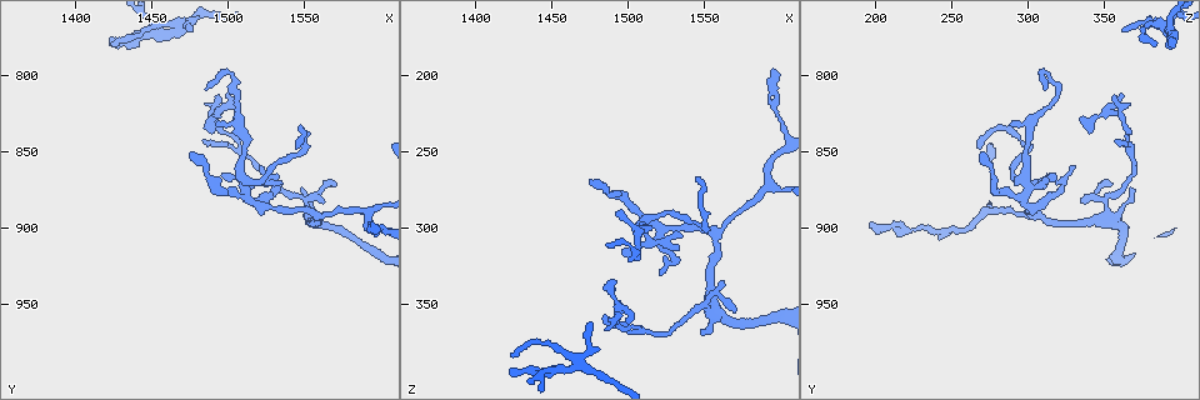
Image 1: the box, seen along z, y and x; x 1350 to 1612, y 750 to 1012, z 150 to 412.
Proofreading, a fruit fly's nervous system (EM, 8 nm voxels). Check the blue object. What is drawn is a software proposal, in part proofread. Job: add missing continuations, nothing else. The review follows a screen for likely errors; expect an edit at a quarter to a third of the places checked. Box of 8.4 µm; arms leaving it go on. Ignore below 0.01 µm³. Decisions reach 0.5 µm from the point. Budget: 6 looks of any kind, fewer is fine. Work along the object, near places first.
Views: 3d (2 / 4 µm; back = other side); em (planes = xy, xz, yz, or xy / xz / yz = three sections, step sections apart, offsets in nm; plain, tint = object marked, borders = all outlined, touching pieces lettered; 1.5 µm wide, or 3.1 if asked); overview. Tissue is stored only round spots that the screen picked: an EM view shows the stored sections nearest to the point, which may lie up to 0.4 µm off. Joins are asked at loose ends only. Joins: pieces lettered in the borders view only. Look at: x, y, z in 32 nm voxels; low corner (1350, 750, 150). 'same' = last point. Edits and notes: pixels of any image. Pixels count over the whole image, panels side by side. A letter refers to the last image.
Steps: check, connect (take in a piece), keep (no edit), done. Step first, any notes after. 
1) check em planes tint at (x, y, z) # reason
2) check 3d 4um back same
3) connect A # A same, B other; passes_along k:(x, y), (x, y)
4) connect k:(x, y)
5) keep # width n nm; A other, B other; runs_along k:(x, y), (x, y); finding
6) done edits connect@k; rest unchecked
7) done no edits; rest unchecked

check em planes borders at (1498, 812, 364) # tapers out

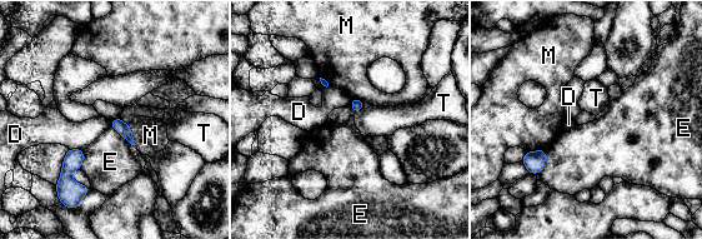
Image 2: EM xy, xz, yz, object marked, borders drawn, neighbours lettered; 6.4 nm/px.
keep # width 80 nm; D other, E other, M other, T other; border 2:(110, 125), (135, 148); no lettered piece goes on from it

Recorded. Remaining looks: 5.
check 3d 2um at (1536, 870, 306) # branch stops here

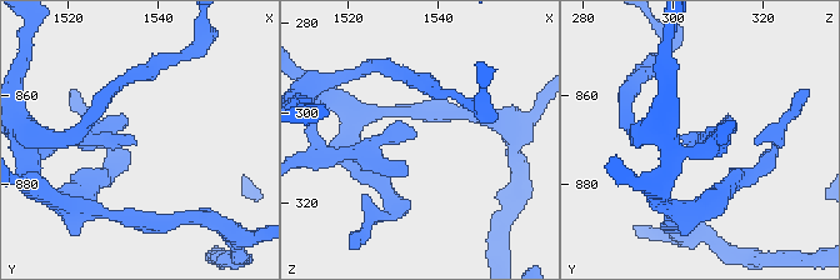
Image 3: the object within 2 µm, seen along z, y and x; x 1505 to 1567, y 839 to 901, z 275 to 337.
check em planes borders at (1535, 870, 305) # now the EM

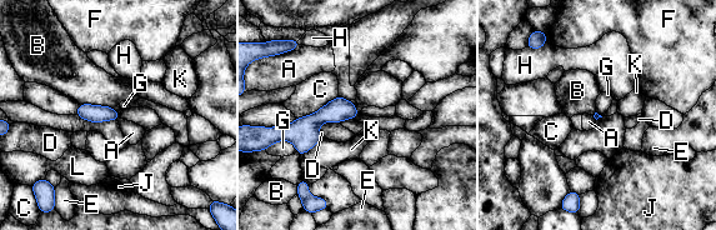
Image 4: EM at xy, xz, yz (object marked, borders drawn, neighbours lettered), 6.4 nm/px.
keep # A other, B other, C other, D other, E other, F other, G other, H other, J other, K other, L other; border 4:(275, 141), (290, 141), (296, 151); none of them fits

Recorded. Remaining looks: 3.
check 3d 2um back at (1594, 898, 194) # branch stops here

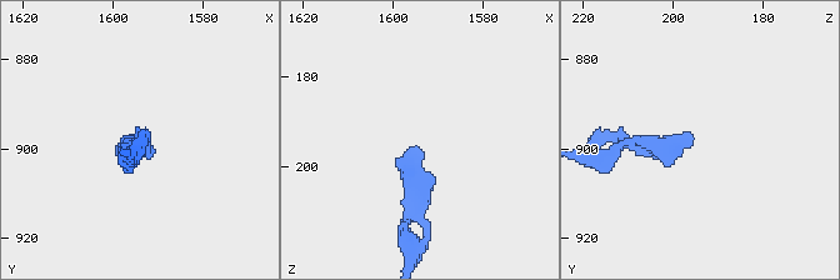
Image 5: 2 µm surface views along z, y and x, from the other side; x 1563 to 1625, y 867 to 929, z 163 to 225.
check em planes borders at (1594, 898, 196) # need the tissue

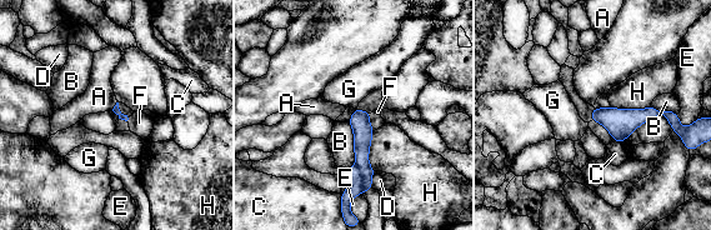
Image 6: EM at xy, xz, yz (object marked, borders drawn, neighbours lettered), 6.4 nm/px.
keep # A other, B other, C other, D other, E other, F other, G other, H other; border 6:(116, 101), (111, 109); no lettered piece goes on from it

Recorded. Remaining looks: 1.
done no edits; rest unchecked

